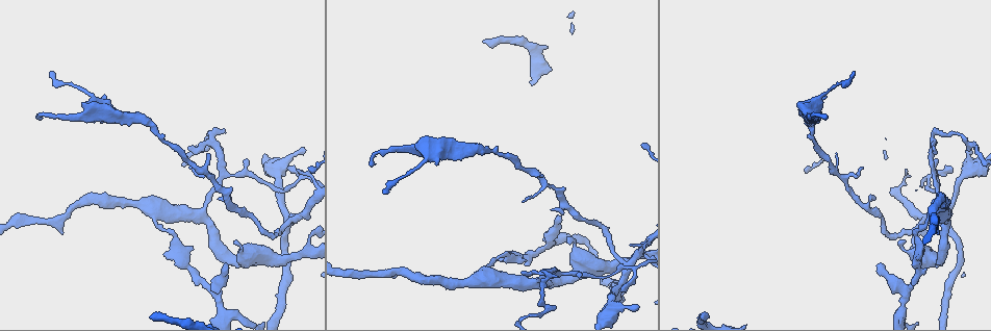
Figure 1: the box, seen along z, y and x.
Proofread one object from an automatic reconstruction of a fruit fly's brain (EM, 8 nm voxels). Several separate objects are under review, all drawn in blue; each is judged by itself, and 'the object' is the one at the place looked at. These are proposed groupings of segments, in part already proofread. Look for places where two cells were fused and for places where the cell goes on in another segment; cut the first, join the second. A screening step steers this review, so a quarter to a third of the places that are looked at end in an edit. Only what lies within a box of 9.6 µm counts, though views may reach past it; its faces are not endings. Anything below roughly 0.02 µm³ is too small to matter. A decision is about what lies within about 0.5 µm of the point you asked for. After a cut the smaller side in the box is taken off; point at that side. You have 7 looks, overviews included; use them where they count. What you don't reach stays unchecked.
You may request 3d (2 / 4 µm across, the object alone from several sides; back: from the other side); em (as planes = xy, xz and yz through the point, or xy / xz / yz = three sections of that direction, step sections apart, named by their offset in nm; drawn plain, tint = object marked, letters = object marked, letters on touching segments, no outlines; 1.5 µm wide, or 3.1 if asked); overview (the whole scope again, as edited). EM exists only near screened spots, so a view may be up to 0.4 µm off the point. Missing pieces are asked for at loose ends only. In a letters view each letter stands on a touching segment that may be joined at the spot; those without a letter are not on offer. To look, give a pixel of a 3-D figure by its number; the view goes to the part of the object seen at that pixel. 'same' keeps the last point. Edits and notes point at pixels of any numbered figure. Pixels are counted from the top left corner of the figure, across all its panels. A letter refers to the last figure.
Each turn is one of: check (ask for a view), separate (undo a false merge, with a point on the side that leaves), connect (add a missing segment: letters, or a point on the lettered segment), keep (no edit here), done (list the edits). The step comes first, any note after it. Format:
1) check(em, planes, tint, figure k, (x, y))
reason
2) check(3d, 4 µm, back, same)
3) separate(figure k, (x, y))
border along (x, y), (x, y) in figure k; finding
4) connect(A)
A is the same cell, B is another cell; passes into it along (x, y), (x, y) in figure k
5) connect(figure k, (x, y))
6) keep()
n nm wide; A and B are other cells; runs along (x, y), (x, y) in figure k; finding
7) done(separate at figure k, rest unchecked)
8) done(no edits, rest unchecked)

check(3d, 4 µm, figure 1, (827, 118))
thin end

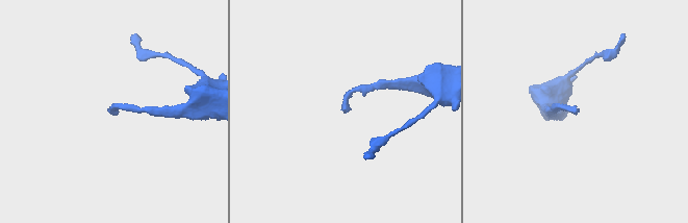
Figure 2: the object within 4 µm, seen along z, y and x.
check(em, planes, letters, figure 2, (575, 114))
now the EM

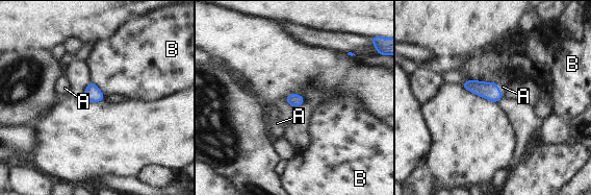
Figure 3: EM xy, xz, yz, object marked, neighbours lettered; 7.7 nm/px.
connect(A)
A is the same cell, B is another cell; passes into it along (489, 91), (499, 90), (503, 87) in figure 3; it goes on there

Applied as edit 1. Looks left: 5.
check(em, planes, letters, figure 1, (919, 240))
calibre changes

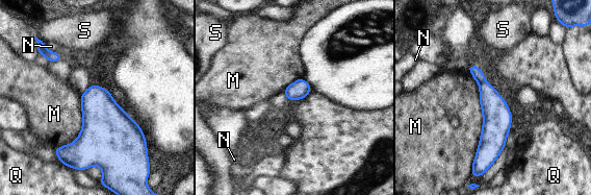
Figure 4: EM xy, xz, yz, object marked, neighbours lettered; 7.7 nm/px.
separate(figure 4, (495, 111))
140 nm wide; M, N, Q and S are other cells; the part that leaves runs along (484, 84), (491, 101), (489, 160) in figure 4; two cells meet here

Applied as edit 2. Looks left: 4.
check(em, planes, letters, figure 1, (304, 149))

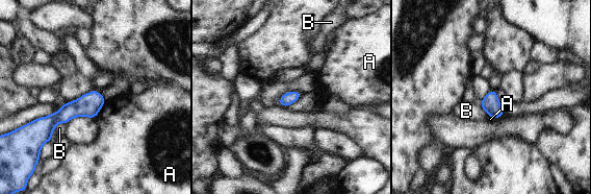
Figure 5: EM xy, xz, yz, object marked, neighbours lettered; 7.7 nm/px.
keep()
A and B are other cells; border along (105, 100), (94, 118) in figure 5; none of them fits

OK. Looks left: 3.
done(connect at figure 3, separate at figure 4, rest unchecked)

